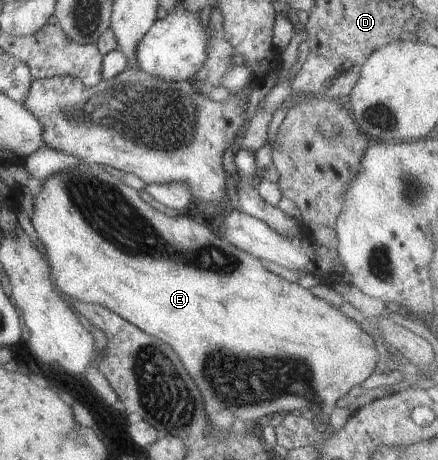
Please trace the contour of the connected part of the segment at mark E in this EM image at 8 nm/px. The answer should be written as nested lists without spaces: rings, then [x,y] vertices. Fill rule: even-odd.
[[[81,162],[73,168],[66,168],[48,176],[43,180],[41,191],[33,198],[33,214],[31,217],[32,226],[38,234],[38,240],[42,242],[46,249],[46,258],[51,268],[50,278],[55,284],[56,290],[61,292],[64,297],[69,300],[80,300],[86,304],[95,304],[103,306],[108,310],[118,314],[124,320],[134,324],[140,330],[147,332],[162,342],[166,342],[168,346],[172,346],[178,354],[178,358],[182,360],[186,372],[192,376],[192,380],[198,384],[202,396],[204,396],[204,408],[208,417],[208,428],[212,432],[212,438],[216,442],[224,442],[226,436],[232,432],[232,424],[236,419],[243,421],[256,420],[270,414],[283,415],[293,410],[300,410],[314,417],[322,413],[319,426],[325,431],[332,430],[330,425],[330,415],[337,407],[336,402],[340,398],[344,398],[353,386],[360,385],[368,376],[374,373],[374,368],[378,362],[378,352],[374,337],[371,333],[366,333],[360,327],[360,322],[348,317],[338,308],[332,306],[328,302],[314,296],[310,289],[302,287],[298,283],[291,283],[286,279],[268,271],[261,263],[260,259],[244,252],[242,249],[228,244],[222,235],[219,234],[211,225],[198,216],[180,216],[176,213],[164,214],[156,208],[152,208],[146,202],[140,191],[120,182],[118,178],[106,172],[104,167],[98,165],[87,165]],[[242,378],[244,382],[248,382],[248,390],[250,396],[266,396],[266,398],[248,398],[248,402],[242,398]],[[298,382],[302,382],[306,386],[306,390],[302,394],[298,394]]]

